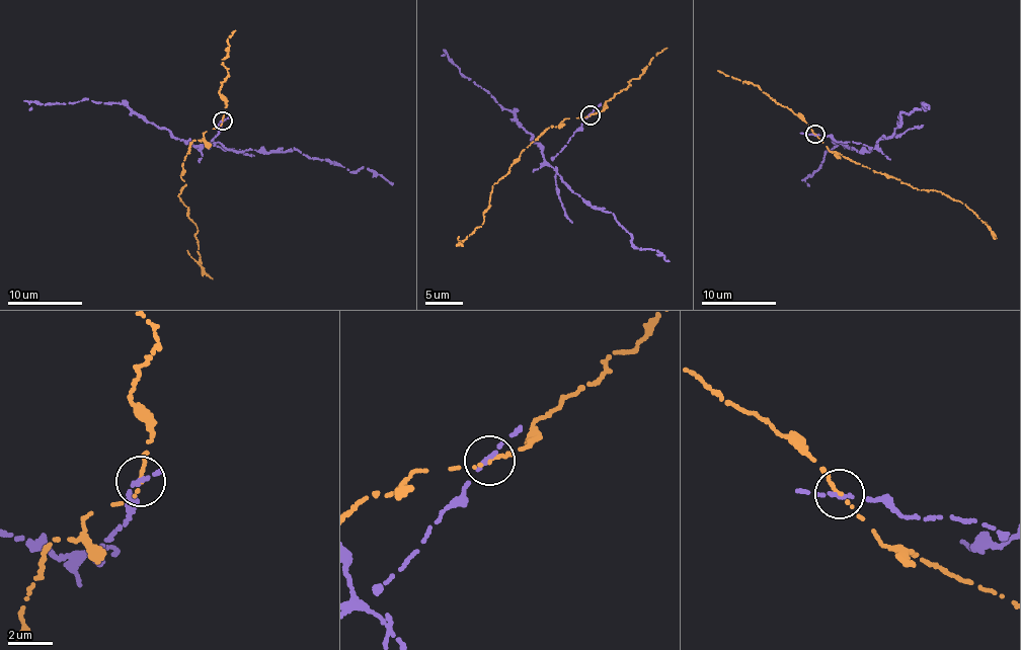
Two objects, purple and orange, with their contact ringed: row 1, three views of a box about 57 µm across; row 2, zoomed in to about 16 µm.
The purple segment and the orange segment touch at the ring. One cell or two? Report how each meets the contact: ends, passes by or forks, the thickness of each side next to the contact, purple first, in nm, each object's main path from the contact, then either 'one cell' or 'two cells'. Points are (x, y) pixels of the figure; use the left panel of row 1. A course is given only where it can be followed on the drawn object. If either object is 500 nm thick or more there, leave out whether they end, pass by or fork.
purple ends there; orange ends there; 260 nm thick on the purple side, 170 nm on the other; purple runs (222, 120), (218, 135), (204, 147), (218, 142), (242, 152), (296, 149), (350, 171), (368, 167), (393, 184); orange runs (222, 120), (204, 137), (191, 141), (180, 177), (185, 184), (178, 195), (195, 225), (203, 271), (213, 278); two cells

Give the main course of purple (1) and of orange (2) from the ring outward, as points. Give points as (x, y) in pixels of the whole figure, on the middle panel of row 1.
1: (590, 114), (548, 163), (571, 189), (593, 207), (614, 216), (636, 246), (641, 250), (658, 250), (669, 261)
2: (590, 114), (549, 128), (509, 167), (492, 185), (483, 222), (459, 242), (463, 246)

